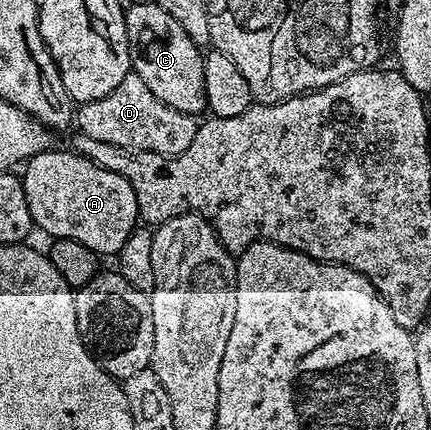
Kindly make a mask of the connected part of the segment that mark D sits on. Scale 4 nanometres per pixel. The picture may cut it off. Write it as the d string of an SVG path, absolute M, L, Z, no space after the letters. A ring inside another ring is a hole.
M133 74L126 76L124 82L112 90L112 94L83 104L76 112L76 128L81 135L133 152L155 152L165 156L184 154L184 150L192 146L198 126L199 121L195 117L174 110L156 98L156 94L148 90L144 78Z

